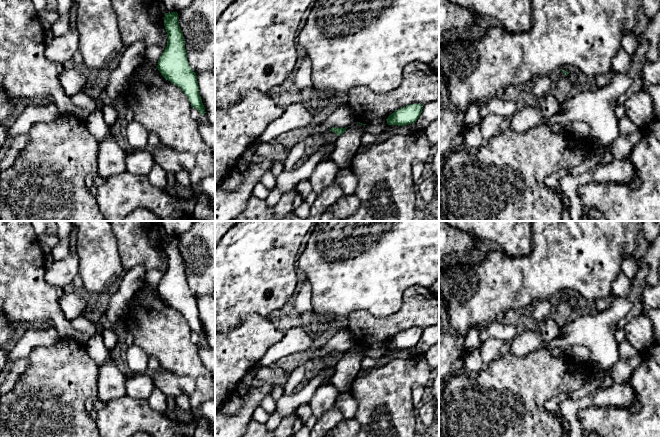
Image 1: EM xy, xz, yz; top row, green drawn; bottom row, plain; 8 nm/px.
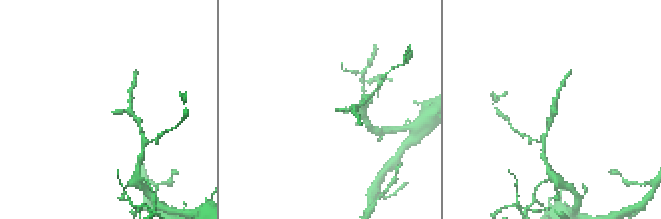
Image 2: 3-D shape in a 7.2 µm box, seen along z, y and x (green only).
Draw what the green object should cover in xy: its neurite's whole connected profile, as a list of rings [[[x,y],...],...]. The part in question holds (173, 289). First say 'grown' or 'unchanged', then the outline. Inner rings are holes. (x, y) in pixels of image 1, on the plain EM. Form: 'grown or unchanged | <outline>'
unchanged | [[[166,237],[164,250],[167,256],[167,270],[158,284],[157,292],[161,299],[178,310],[187,320],[191,331],[205,338],[205,331],[199,318],[196,297],[187,284],[185,265],[178,246],[178,237]]]

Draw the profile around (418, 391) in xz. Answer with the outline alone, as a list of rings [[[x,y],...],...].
[[[414,385],[412,389],[412,401],[415,409],[417,410],[420,407],[420,402],[424,395],[424,387],[420,385]]]

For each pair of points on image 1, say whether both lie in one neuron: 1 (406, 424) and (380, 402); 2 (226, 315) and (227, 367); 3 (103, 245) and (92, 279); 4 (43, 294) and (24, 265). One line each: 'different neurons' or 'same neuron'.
1: same neuron
2: different neurons
3: same neuron
4: same neuron

